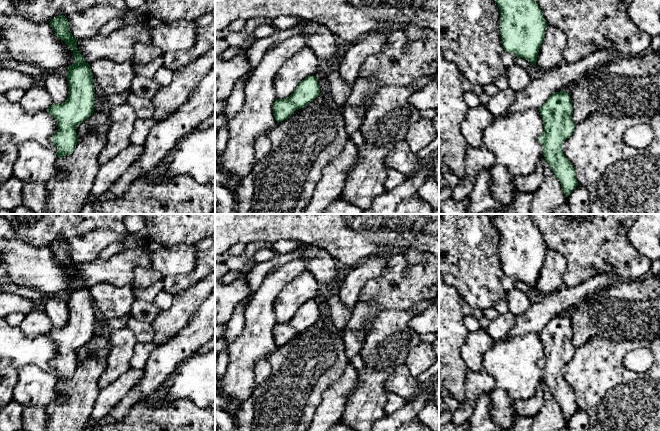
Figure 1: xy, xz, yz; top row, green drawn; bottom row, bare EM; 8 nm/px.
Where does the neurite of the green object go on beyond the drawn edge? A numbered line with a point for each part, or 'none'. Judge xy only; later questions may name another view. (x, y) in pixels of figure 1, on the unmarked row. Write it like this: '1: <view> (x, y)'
none

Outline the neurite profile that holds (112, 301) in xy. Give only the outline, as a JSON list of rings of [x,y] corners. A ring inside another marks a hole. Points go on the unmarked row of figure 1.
[[[99,283],[90,288],[93,303],[106,318],[131,315],[131,307],[136,300],[131,285],[116,287],[109,283]]]

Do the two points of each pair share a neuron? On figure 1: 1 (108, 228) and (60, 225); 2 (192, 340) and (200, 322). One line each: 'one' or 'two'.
1: one
2: one

